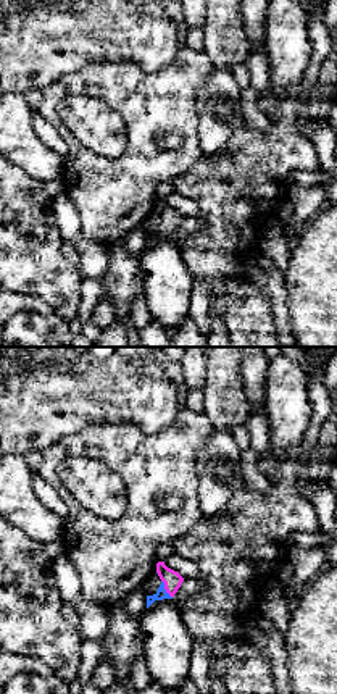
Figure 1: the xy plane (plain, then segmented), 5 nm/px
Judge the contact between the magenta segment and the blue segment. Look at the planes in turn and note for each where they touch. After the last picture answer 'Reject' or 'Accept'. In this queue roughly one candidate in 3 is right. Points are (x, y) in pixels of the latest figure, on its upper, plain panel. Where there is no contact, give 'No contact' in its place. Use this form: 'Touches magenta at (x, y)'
Touches magenta at (166, 228)

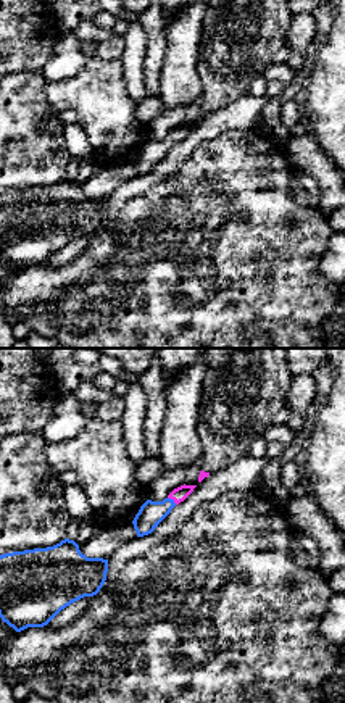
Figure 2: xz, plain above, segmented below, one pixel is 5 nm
Touches magenta at (173, 137)

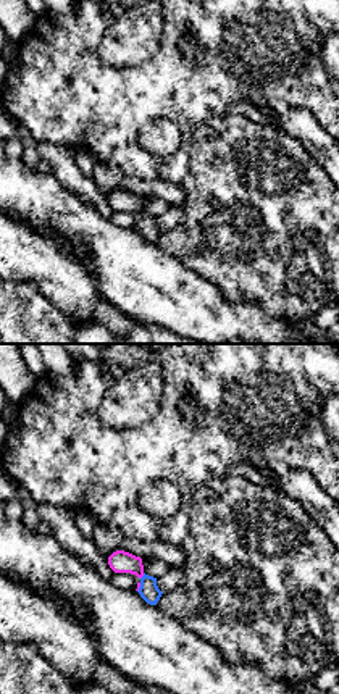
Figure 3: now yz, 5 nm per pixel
Touches magenta at (142, 213)

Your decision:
Accept

